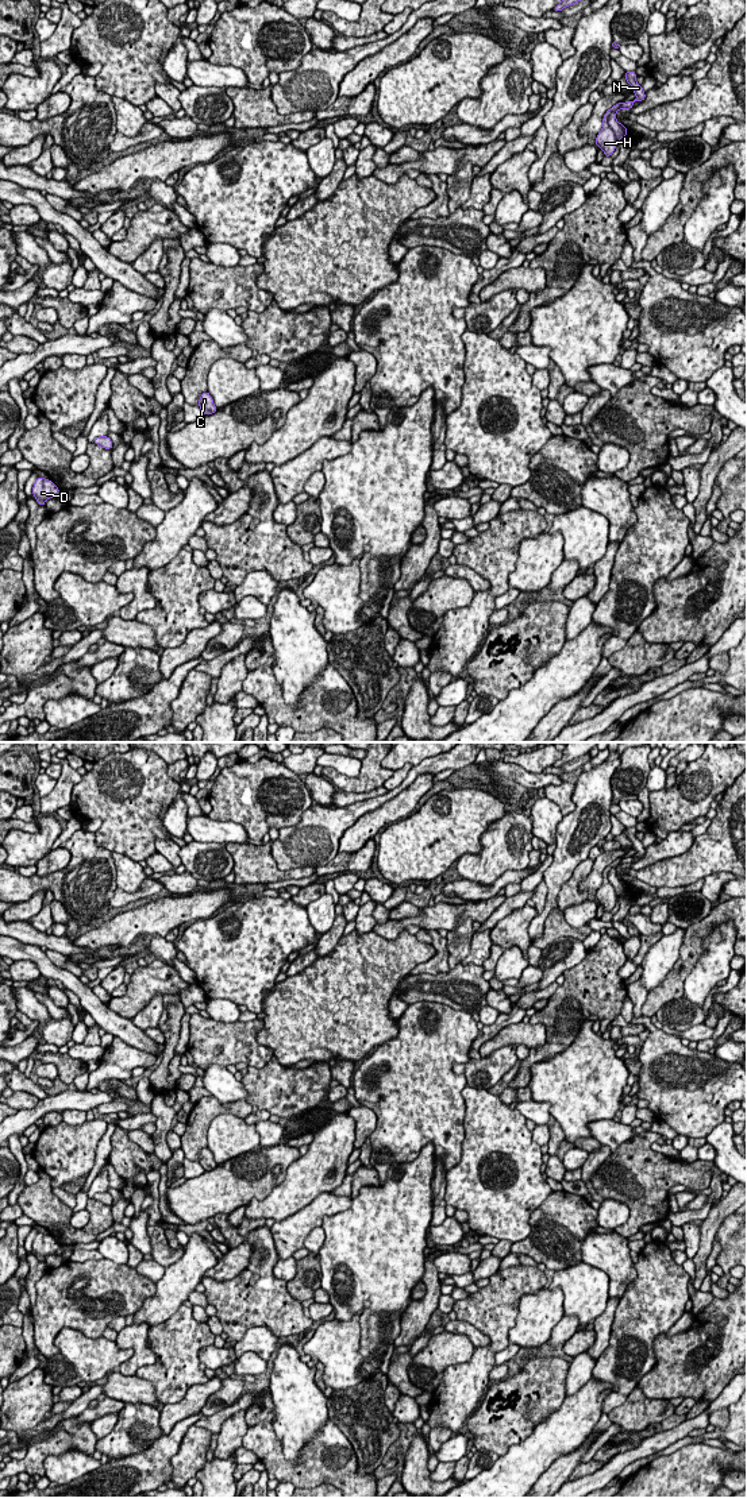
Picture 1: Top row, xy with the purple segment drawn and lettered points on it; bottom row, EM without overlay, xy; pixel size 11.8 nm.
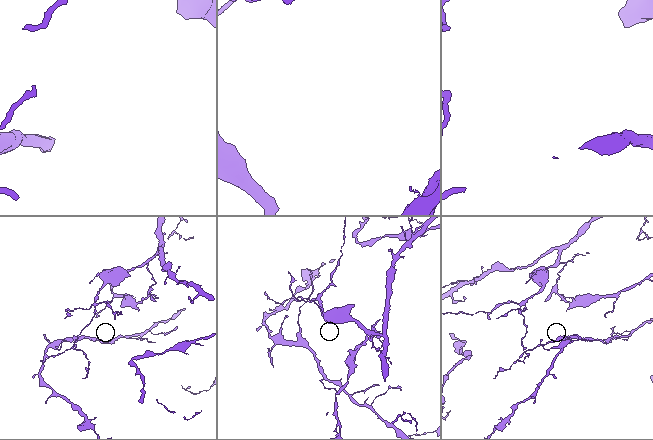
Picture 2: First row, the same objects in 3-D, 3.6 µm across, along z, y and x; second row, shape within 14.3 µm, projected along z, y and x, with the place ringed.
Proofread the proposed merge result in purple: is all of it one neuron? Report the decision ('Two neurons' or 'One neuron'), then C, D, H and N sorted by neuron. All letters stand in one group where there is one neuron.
Two neurons. Groups: C D N / H

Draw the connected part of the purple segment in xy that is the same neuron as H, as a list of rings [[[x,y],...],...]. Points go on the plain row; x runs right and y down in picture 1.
[[[617,858],[605,868],[602,875],[602,884],[596,892],[596,901],[598,901],[604,907],[604,912],[611,912],[616,906],[617,896],[612,884],[608,880],[608,873],[612,868],[617,868],[620,865],[621,858]]]

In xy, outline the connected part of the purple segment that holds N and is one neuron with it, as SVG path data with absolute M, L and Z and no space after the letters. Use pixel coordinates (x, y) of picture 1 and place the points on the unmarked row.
M625 827L625 837L632 842L632 848L636 850L634 857L623 857L621 865L631 865L635 857L643 857L646 854L646 849L640 839L636 838L636 827Z

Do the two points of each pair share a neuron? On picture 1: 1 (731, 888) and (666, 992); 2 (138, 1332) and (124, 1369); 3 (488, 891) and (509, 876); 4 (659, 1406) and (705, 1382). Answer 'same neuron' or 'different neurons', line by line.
1: different neurons
2: same neuron
3: same neuron
4: different neurons

